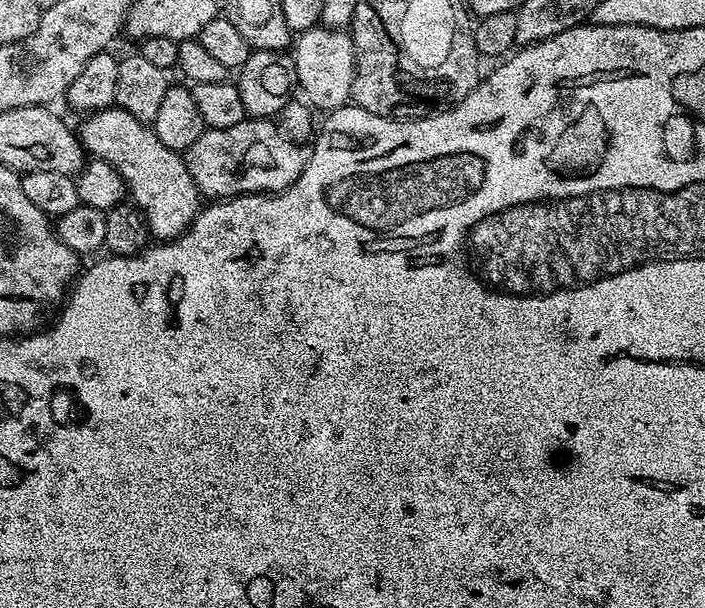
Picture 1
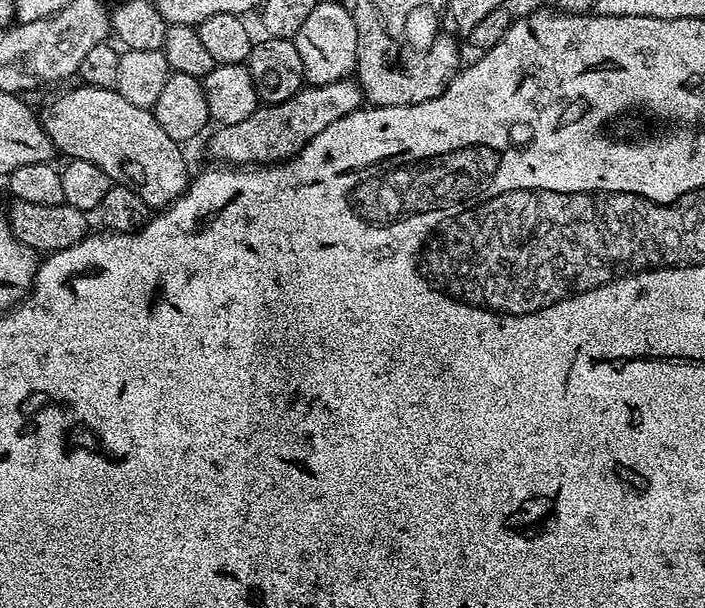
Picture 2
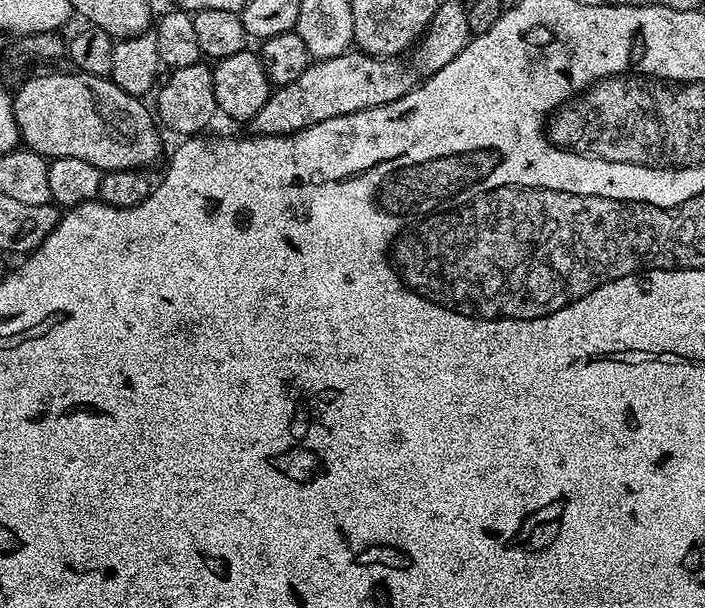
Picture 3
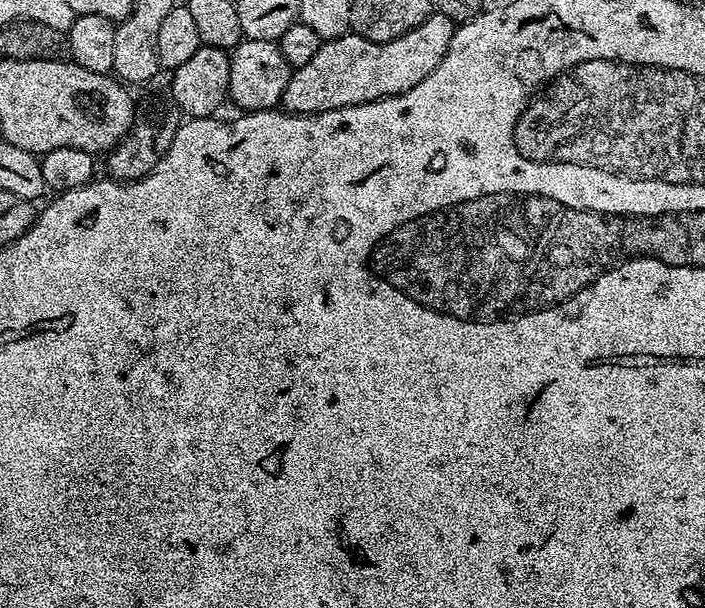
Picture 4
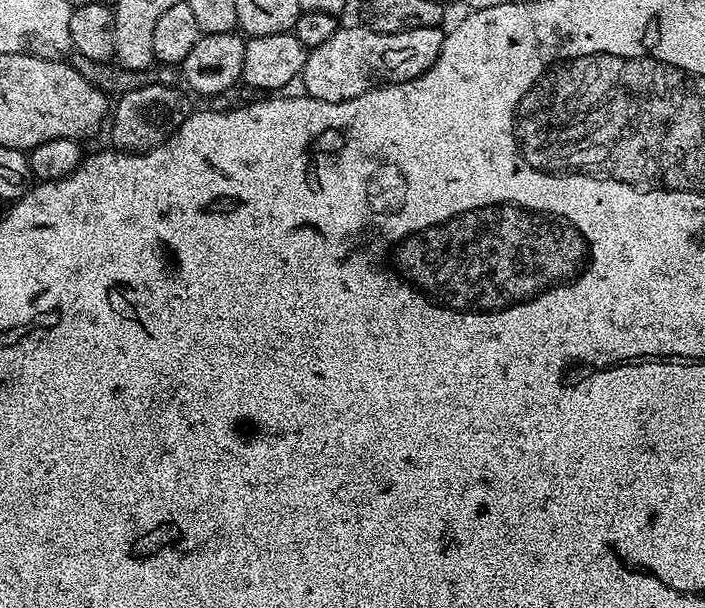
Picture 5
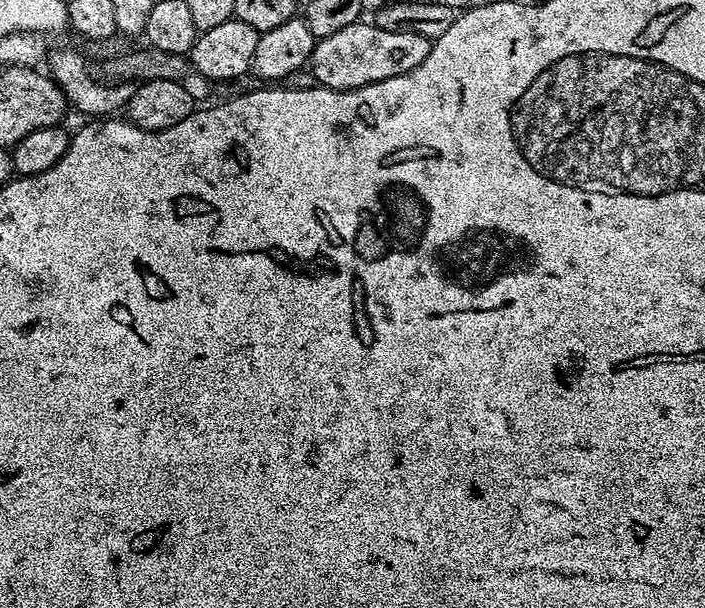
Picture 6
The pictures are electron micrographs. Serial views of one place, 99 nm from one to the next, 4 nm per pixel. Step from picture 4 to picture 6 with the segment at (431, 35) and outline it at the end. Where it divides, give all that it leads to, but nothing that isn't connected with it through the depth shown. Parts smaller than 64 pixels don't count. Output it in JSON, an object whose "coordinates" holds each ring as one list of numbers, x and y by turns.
{"coordinates":[[357,22,338,30,338,34,321,36,317,39,310,69,317,85,321,88,333,88,336,92,349,92,398,74,414,70,430,54,433,41,422,34,402,34,376,27,375,23]]}

